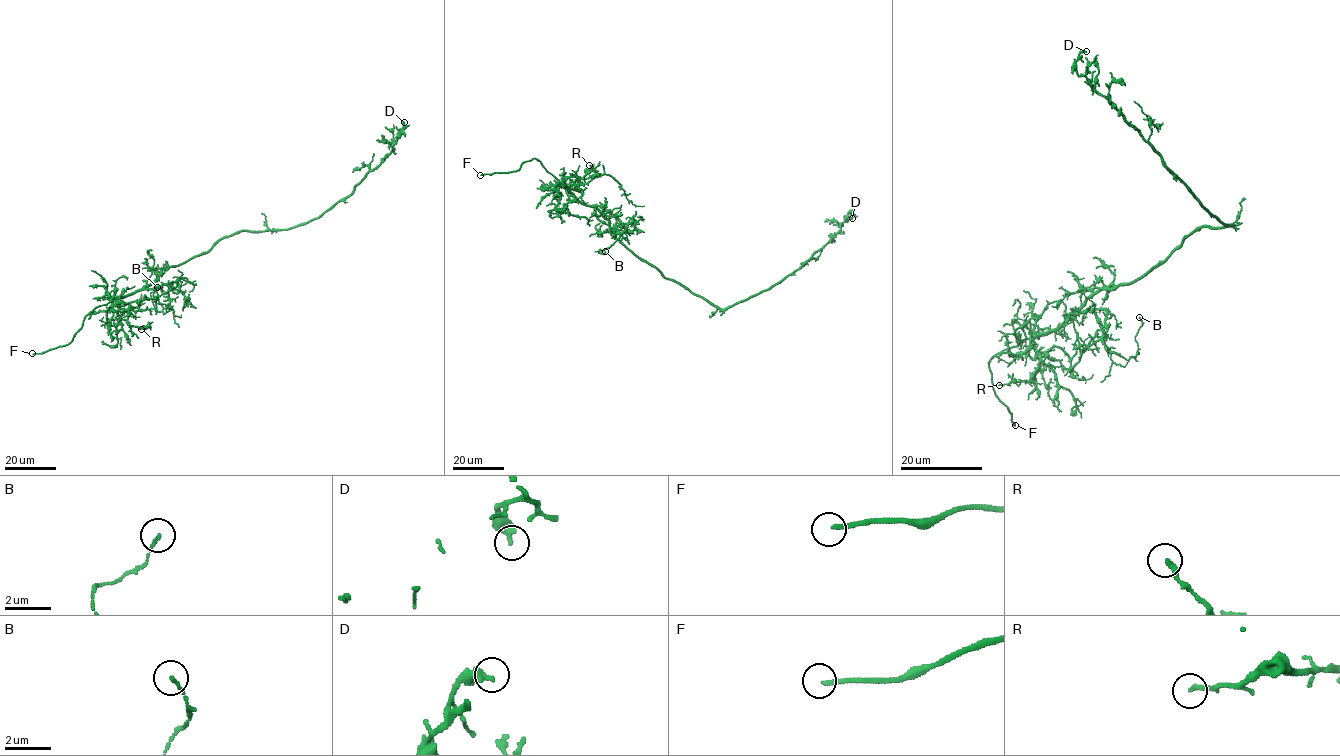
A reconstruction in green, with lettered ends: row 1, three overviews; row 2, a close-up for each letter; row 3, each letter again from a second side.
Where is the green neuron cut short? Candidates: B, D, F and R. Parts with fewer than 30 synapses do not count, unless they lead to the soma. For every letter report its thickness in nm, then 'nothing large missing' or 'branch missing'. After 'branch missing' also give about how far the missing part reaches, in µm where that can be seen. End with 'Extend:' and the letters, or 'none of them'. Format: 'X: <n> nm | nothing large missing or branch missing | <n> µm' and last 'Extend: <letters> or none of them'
B: 120 nm | nothing large missing
D: 440 nm | nothing large missing
F: 190 nm | branch missing | 35 µm
R: 200 nm | nothing large missing
Extend: F

